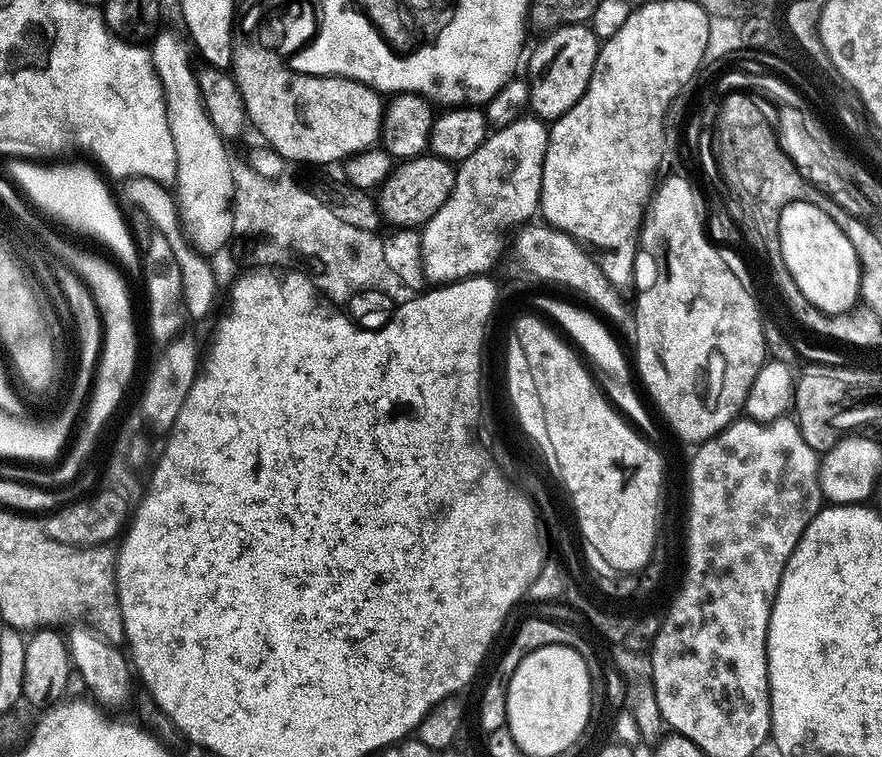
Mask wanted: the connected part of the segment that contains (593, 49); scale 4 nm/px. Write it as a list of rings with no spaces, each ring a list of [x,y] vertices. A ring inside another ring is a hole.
[[[571,24],[555,28],[543,37],[544,40],[532,52],[528,60],[528,103],[531,111],[545,122],[556,120],[582,94],[586,94],[586,86],[590,86],[590,74],[594,74],[594,62],[600,53],[601,41],[596,39],[588,24]]]

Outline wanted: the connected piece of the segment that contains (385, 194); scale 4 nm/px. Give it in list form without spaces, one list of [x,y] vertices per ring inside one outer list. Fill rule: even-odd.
[[[431,154],[416,156],[413,160],[406,160],[395,165],[391,175],[378,189],[378,203],[380,211],[385,217],[393,216],[400,226],[423,226],[429,218],[438,214],[438,210],[450,198],[456,185],[456,168],[449,161]]]

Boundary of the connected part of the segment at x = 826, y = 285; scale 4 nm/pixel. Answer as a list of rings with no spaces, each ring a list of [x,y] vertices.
[[[810,202],[787,204],[780,212],[780,249],[790,277],[818,310],[834,316],[857,307],[860,300],[860,263],[854,254],[854,246],[850,246],[850,238],[842,234],[830,214],[818,210],[818,206],[810,206]]]

